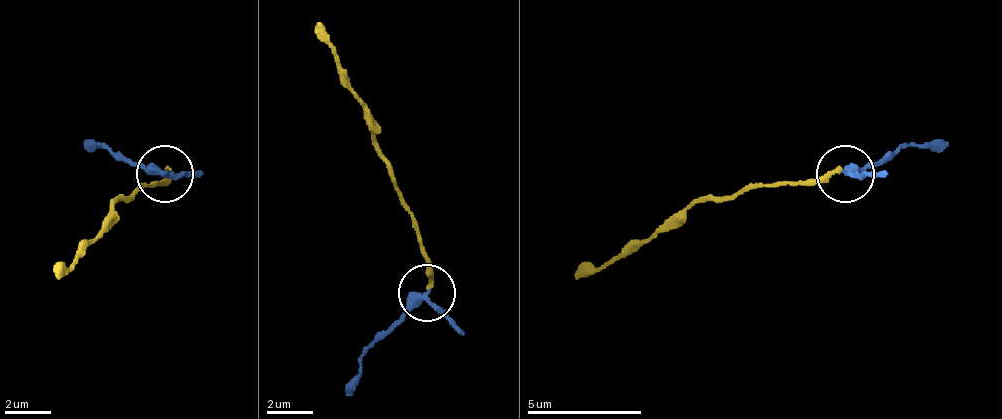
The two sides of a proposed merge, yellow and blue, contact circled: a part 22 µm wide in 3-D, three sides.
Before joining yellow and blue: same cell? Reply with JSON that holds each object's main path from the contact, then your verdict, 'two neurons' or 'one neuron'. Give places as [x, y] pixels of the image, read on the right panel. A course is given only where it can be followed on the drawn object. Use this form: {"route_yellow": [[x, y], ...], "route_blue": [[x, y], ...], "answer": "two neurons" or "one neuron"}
{"route_yellow": [[844, 172], [706, 195], [575, 275]], "route_blue": [[844, 172], [866, 172], [912, 144], [947, 144]], "answer": "one neuron"}

